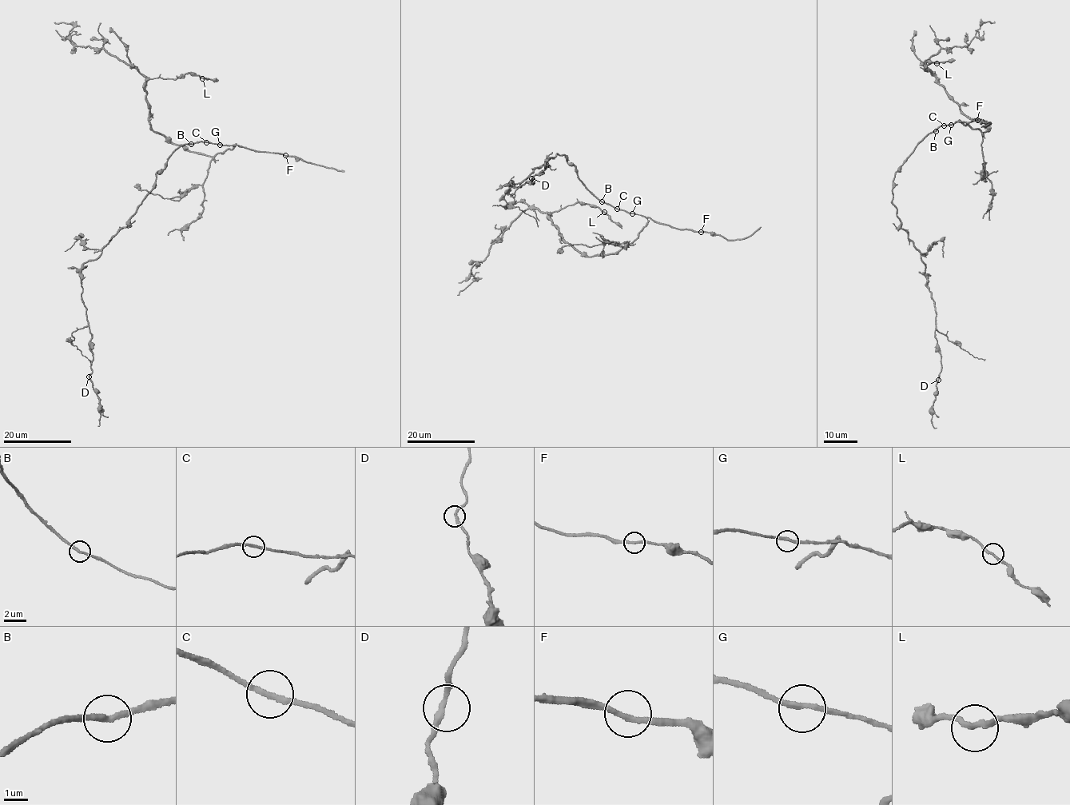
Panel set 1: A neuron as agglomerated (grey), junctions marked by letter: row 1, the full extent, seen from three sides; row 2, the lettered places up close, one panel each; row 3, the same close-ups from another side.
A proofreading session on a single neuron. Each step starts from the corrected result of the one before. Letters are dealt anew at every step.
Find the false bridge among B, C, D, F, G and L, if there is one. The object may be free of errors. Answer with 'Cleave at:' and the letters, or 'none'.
Cleave at: none

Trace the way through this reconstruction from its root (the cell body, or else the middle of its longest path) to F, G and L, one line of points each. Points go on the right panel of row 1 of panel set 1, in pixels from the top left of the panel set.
F: (936, 129), (940, 125), (955, 121), (977, 120)
G: (936, 129), (940, 125), (951, 125)
L: (936, 129), (957, 121), (981, 133), (988, 129), (963, 113), (932, 73), (924, 69), (928, 61), (936, 63)

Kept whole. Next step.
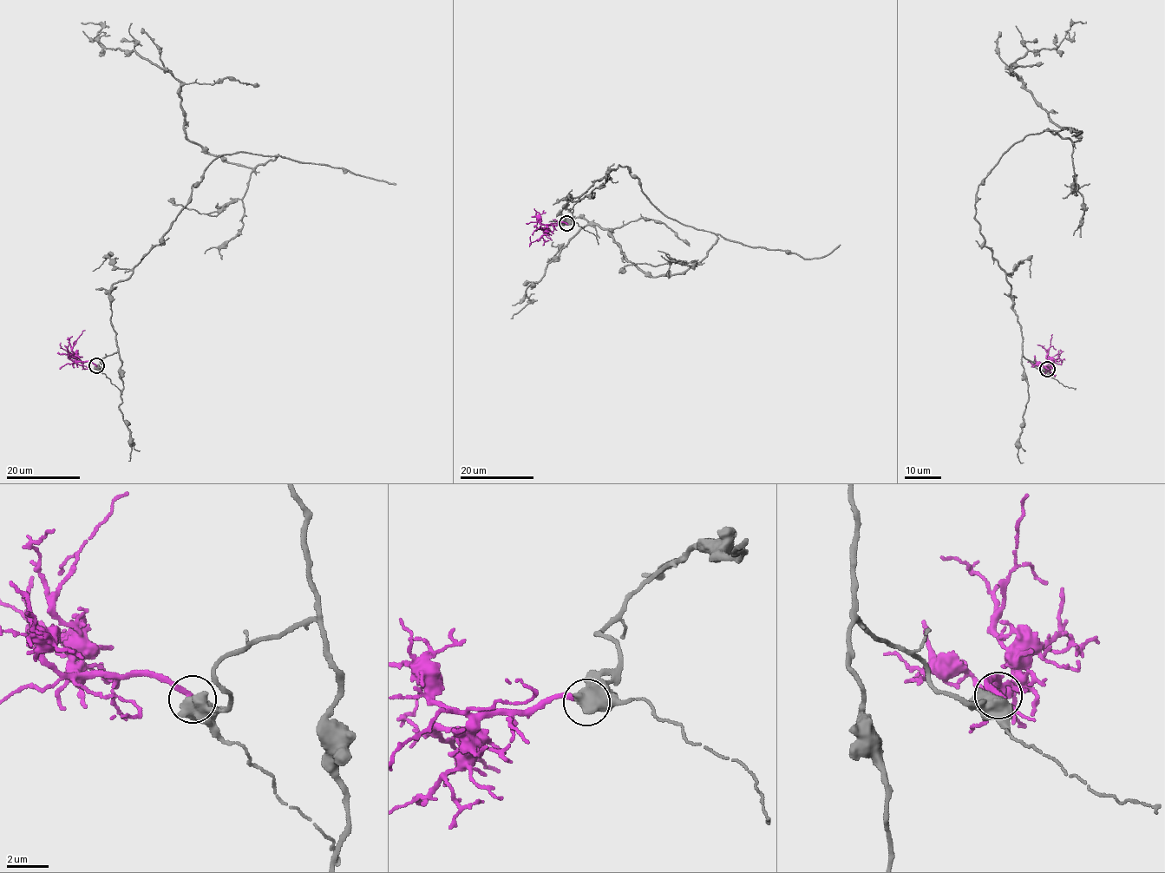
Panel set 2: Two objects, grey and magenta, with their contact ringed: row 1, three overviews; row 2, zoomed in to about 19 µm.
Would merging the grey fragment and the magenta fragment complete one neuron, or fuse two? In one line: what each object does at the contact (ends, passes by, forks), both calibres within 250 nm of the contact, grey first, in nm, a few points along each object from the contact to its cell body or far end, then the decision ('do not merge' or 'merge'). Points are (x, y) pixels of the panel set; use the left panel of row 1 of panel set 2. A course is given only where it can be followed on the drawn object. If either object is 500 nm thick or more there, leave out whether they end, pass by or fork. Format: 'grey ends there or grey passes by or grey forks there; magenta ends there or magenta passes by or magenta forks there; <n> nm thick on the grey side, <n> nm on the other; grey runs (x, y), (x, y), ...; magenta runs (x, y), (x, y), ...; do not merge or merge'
850 nm thick on the grey side, 300 nm on the other; grey runs (96, 365), (118, 351), (111, 287), (207, 166), (278, 154), (248, 168), (206, 154), (180, 83), (81, 22); magenta runs (95, 365), (89, 362), (78, 362), (72, 350), (76, 339), (85, 330); do not merge

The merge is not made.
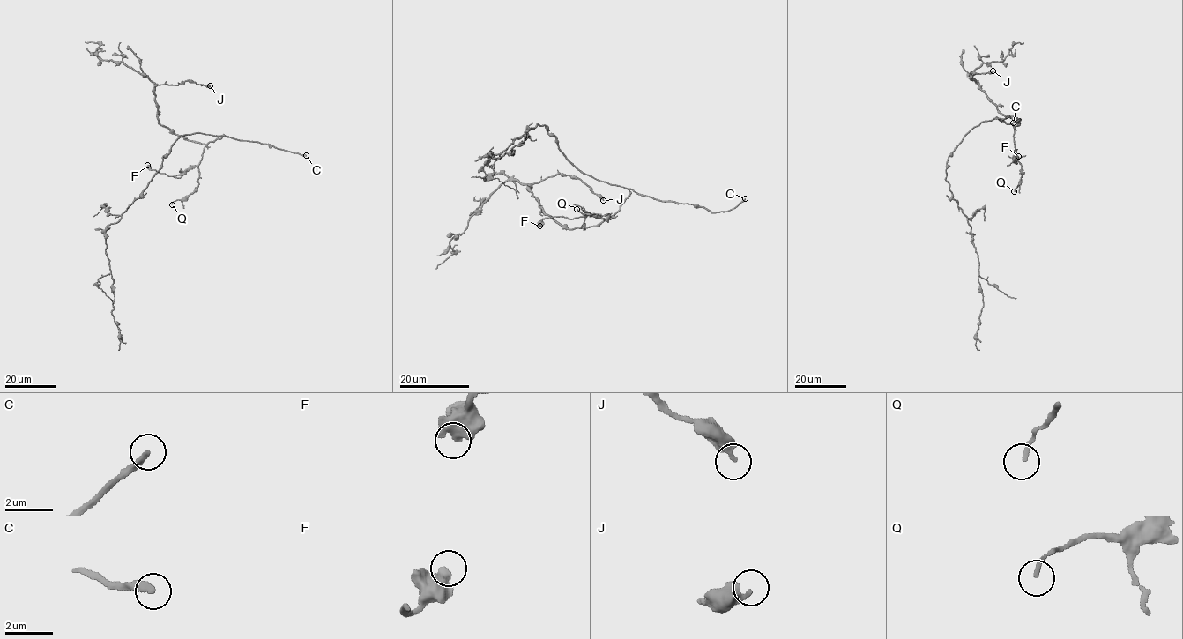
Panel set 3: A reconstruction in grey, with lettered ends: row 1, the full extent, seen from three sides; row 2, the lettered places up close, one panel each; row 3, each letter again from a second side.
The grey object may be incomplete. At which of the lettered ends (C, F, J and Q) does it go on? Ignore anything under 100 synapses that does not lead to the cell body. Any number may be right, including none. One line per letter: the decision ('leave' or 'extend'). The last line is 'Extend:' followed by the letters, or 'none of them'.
C: extend
F: leave
J: leave
Q: leave
Extend: C

